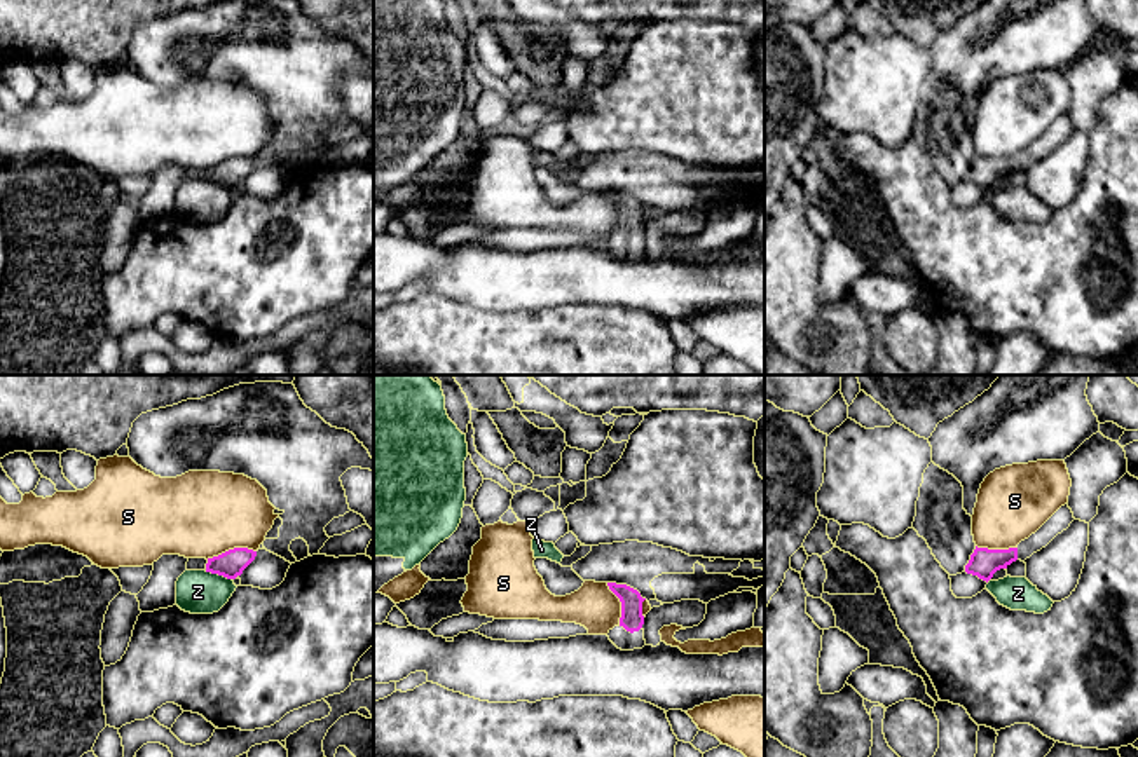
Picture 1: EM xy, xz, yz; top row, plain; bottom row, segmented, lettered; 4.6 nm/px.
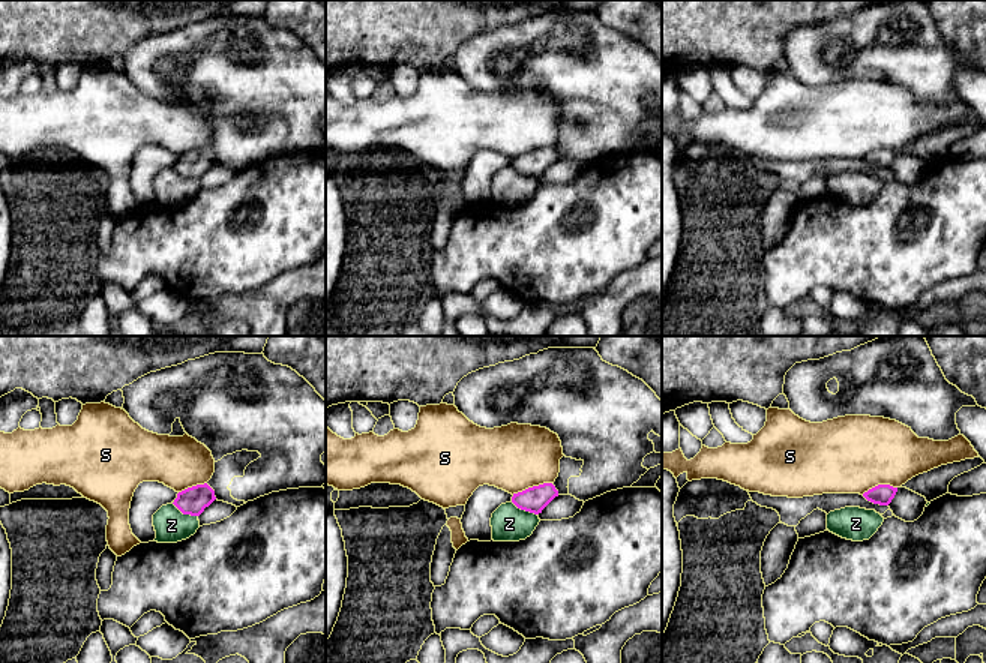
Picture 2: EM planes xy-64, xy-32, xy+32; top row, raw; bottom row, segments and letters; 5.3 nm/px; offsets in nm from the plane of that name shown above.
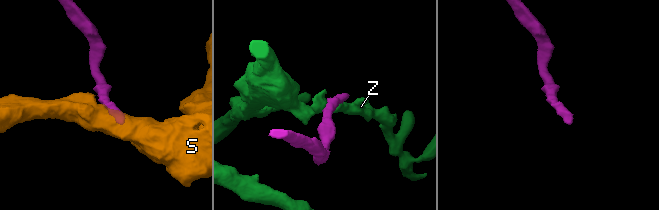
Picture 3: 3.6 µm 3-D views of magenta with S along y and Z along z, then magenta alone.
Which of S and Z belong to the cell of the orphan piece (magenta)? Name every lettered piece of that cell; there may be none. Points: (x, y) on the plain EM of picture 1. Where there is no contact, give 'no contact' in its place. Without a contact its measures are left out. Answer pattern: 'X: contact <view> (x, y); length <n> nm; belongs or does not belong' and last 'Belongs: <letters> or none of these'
S: contact xy (231, 159); length 240 nm; does not belong
Z: contact xy (219, 184); length 130 nm; does not belong
Belongs: none of these

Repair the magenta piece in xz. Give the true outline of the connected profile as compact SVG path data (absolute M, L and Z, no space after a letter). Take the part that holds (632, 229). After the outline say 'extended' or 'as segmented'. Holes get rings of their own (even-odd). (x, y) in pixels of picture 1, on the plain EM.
M607 192L607 195L621 211L620 234L609 239L609 249L621 260L642 258L646 255L642 239L642 211L646 208L627 194Z; extended

